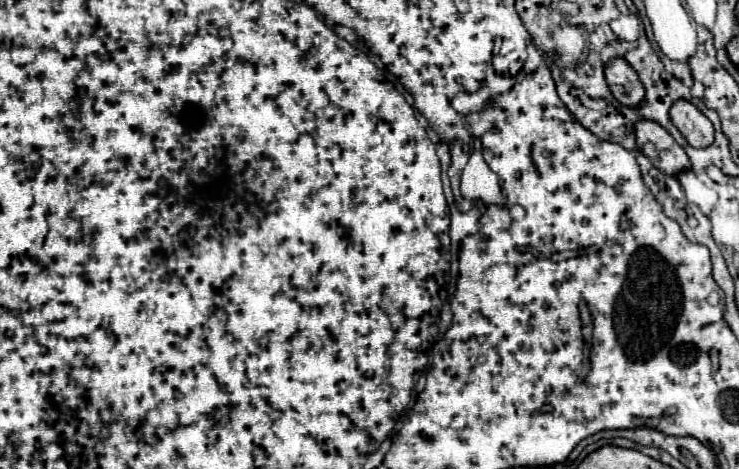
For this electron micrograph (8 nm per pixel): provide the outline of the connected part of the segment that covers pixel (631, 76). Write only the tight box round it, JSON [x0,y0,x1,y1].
[606,57,644,107]

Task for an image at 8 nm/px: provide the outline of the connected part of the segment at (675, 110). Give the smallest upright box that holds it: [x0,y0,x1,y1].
[670,101,714,147]

